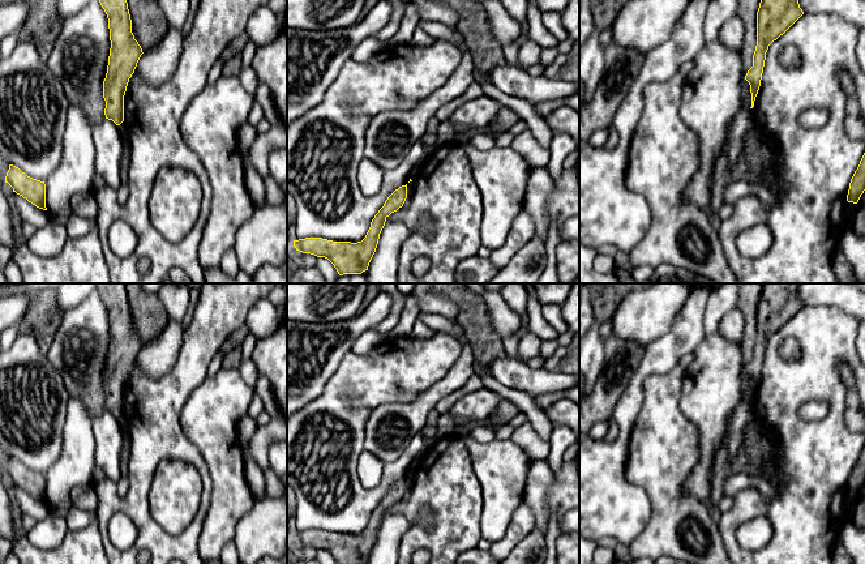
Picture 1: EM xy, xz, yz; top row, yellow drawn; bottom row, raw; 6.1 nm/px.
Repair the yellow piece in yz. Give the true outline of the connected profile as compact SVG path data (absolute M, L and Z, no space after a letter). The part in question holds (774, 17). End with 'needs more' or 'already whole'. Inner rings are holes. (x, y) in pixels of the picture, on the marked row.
M761 0L757 12L757 46L753 67L745 80L750 85L751 107L758 94L768 46L783 35L801 16L798 0Z; already whole

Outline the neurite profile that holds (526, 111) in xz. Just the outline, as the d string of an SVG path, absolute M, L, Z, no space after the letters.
M476 67L474 69L474 77L481 86L484 95L497 101L504 107L513 110L519 116L521 121L527 124L527 129L532 133L539 145L549 149L553 131L547 124L545 119L536 112L531 102L502 93L493 86Z

